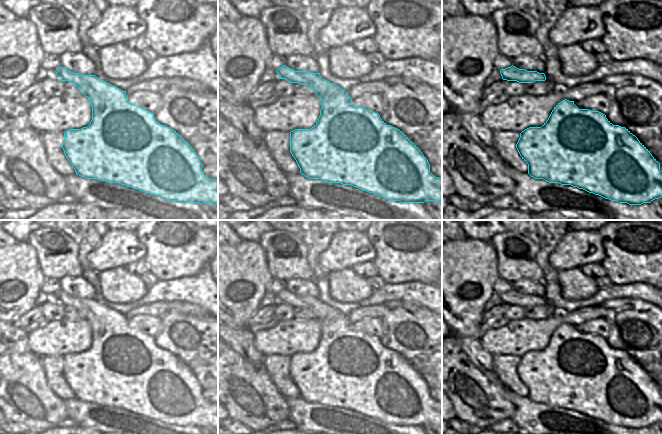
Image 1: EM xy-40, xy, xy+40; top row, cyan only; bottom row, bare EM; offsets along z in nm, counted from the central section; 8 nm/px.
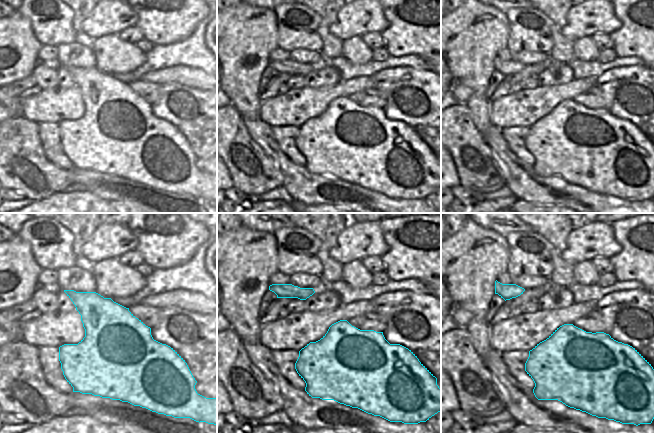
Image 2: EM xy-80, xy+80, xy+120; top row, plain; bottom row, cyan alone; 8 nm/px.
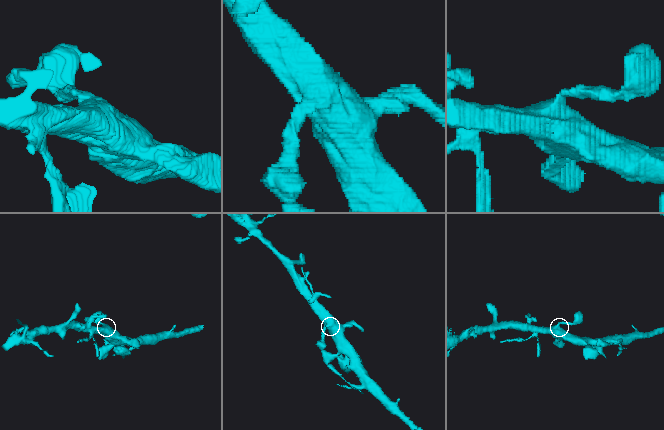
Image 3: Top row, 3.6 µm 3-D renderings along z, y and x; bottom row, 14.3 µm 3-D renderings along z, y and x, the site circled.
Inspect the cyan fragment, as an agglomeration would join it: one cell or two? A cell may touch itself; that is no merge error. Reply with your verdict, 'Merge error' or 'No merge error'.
No merge error

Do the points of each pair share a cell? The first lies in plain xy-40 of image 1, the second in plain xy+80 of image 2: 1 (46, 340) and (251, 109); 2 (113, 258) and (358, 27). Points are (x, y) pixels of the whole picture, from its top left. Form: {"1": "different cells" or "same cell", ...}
{"1": "different cells", "2": "same cell"}

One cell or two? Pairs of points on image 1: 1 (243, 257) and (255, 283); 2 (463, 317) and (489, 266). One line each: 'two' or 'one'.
1: one
2: one

